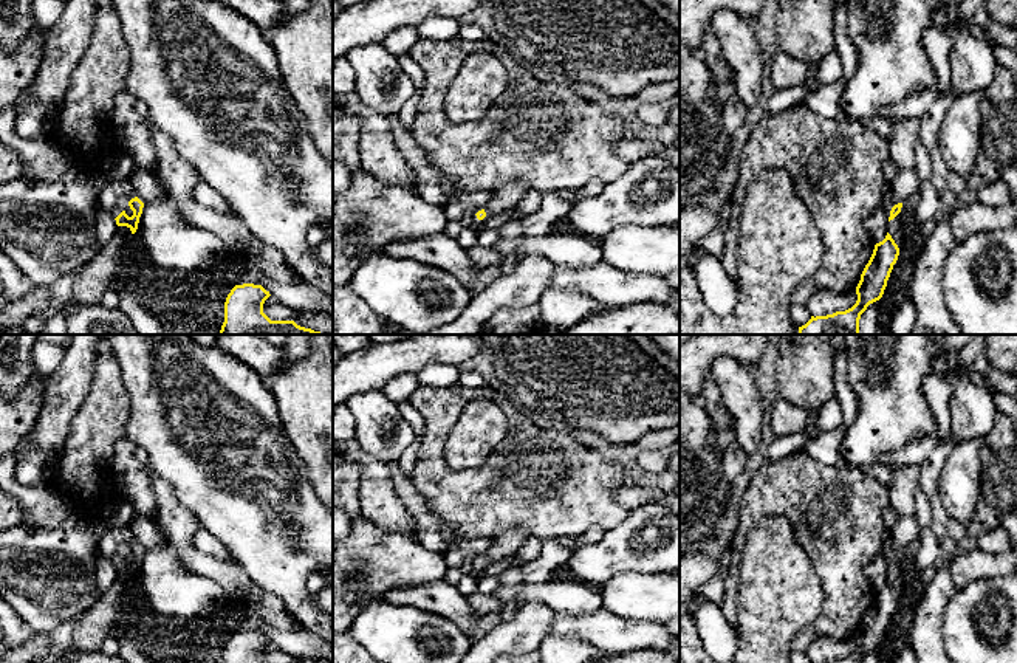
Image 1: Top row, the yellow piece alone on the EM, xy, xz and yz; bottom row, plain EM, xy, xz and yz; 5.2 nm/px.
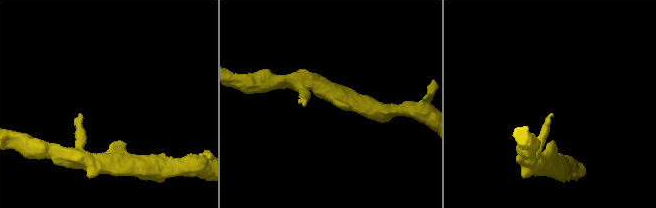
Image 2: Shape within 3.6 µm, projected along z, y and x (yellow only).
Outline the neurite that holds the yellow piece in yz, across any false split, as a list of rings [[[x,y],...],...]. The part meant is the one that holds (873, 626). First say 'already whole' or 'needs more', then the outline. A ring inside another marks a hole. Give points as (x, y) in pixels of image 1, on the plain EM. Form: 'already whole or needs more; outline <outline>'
already whole; outline [[[887,579],[885,586],[875,592],[873,601],[861,621],[856,634],[856,651],[845,658],[836,658],[827,663],[861,663],[870,651],[879,648],[898,603],[899,595]]]

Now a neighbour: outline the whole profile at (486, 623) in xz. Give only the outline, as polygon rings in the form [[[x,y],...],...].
[[[514,601],[509,604],[497,604],[494,610],[491,610],[486,615],[481,615],[474,630],[467,634],[471,643],[475,644],[478,640],[488,635],[497,624],[500,624],[505,618],[508,618],[511,613],[520,609],[523,604],[525,603],[522,601]]]

